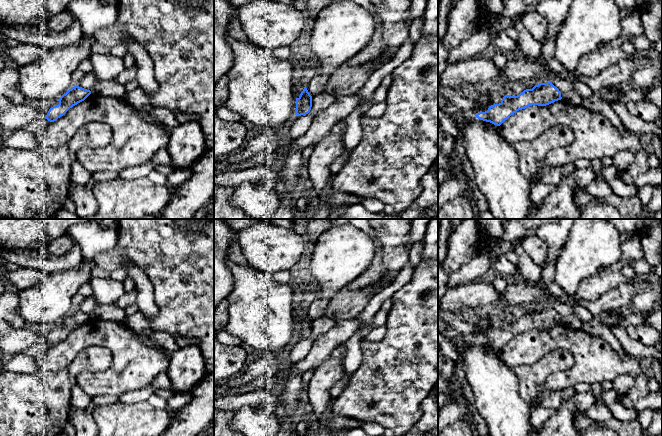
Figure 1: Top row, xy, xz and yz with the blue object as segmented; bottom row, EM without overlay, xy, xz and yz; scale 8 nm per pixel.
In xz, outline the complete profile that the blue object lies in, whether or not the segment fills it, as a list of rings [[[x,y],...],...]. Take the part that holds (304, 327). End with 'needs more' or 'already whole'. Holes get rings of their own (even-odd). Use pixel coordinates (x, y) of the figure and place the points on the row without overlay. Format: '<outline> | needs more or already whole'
[[[305,309],[300,320],[296,322],[295,338],[298,340],[306,339],[310,336],[311,331],[312,331],[312,320],[308,316],[306,309]]] | already whole

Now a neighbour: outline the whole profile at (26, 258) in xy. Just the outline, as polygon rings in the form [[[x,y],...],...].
[[[77,241],[64,255],[50,255],[39,249],[0,250],[0,259],[15,263],[21,268],[39,269],[44,273],[53,273],[68,269],[77,269],[82,262],[82,250]]]

